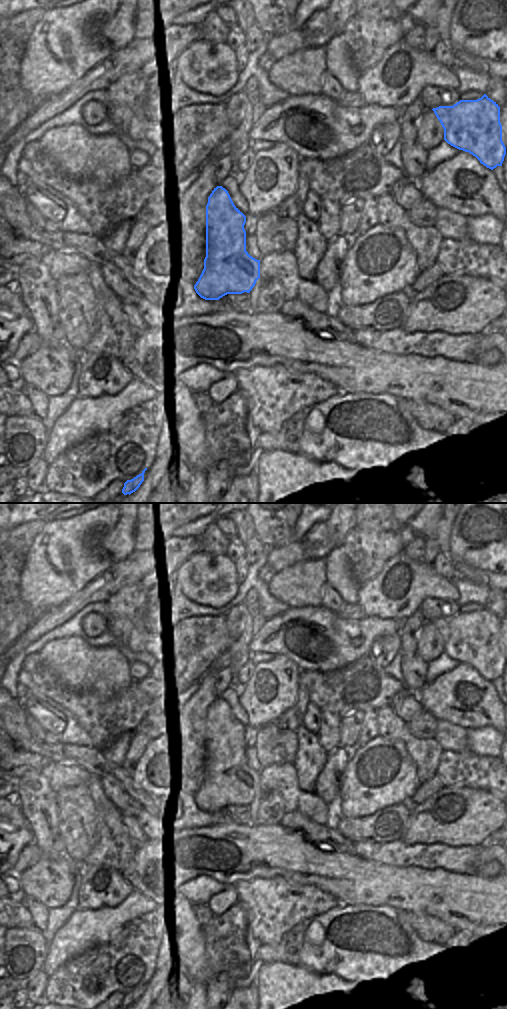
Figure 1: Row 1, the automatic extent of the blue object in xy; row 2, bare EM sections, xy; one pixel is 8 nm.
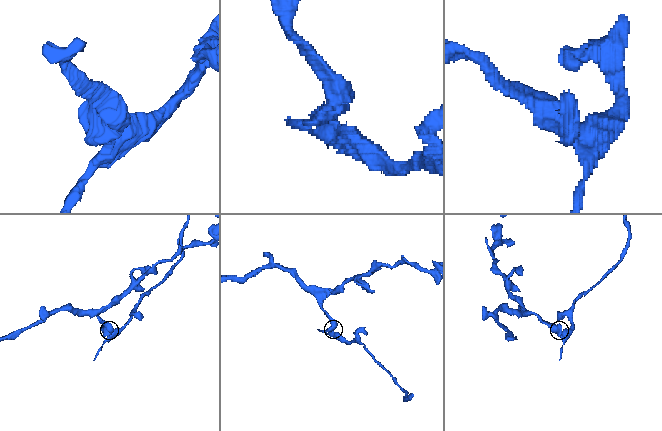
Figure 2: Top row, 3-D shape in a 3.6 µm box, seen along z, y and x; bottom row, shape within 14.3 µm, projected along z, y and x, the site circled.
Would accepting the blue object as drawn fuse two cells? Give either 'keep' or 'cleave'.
cleave

